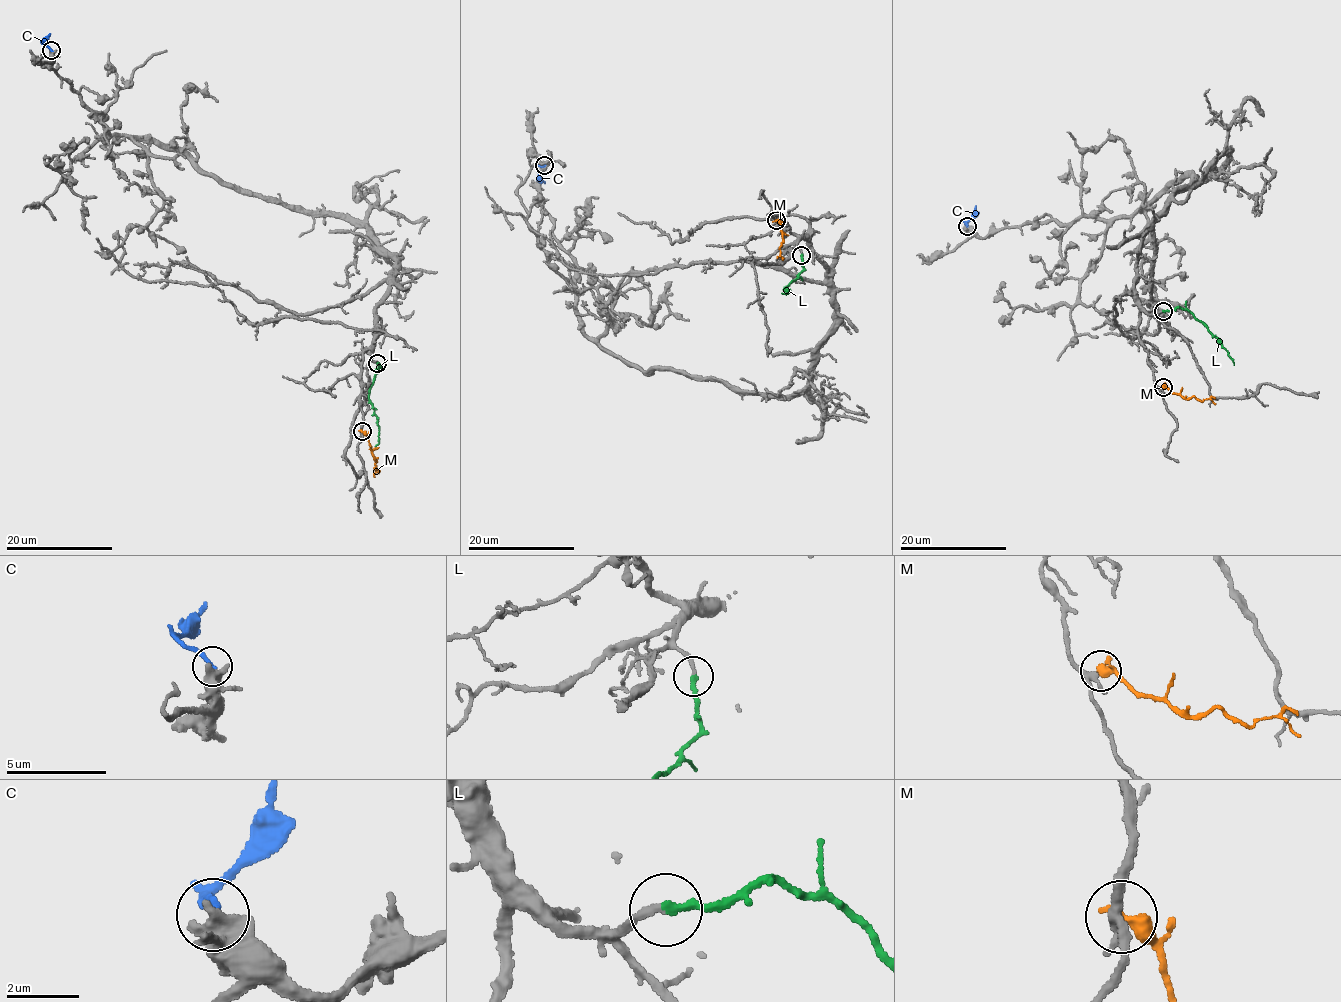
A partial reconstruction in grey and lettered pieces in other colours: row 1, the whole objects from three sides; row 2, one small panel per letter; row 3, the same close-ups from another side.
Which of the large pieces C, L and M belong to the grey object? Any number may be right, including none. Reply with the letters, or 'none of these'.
L, M

